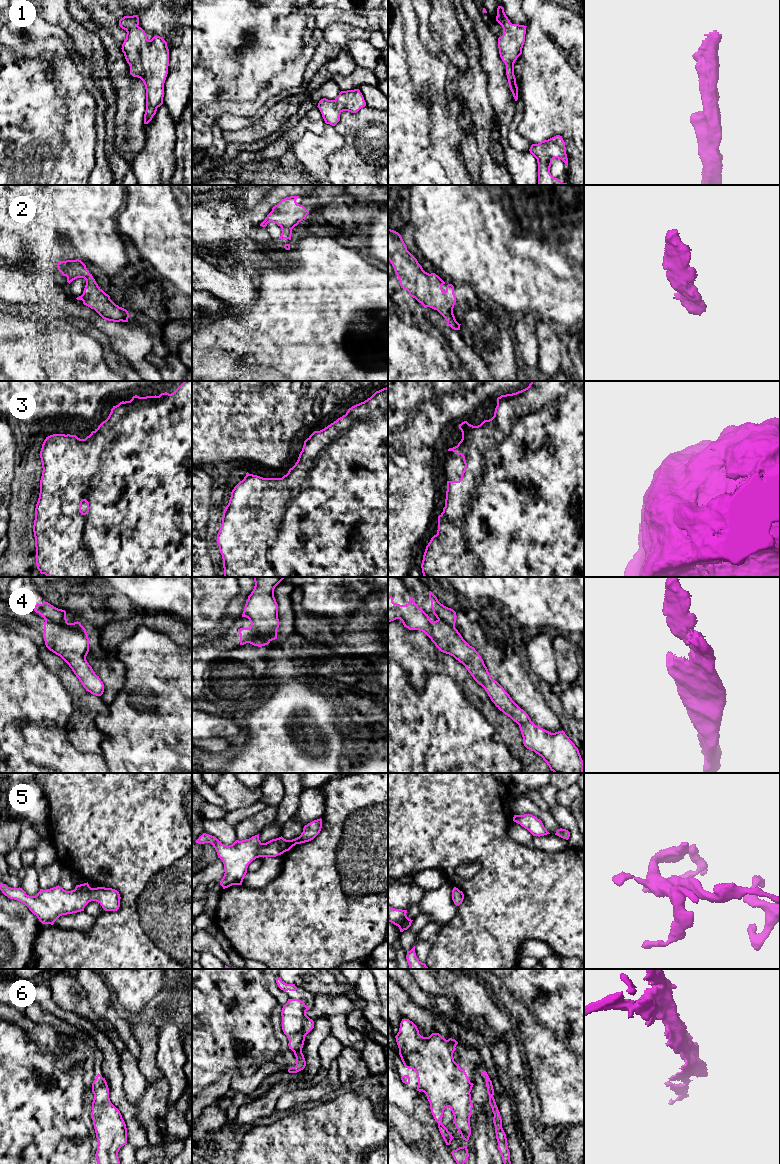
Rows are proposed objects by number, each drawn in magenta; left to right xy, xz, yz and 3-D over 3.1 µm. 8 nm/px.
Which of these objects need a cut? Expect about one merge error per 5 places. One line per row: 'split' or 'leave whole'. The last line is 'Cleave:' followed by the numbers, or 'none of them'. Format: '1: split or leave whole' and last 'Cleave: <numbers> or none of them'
1: leave whole
2: leave whole
3: leave whole
4: split
5: leave whole
6: leave whole
Cleave: 4

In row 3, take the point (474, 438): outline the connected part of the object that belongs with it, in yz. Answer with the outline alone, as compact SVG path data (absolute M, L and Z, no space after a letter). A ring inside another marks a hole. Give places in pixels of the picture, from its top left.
M531 381L529 386L512 394L497 398L494 416L484 420L480 425L473 426L467 421L459 424L462 439L457 446L449 448L463 457L464 471L459 481L447 481L445 507L438 516L438 530L426 546L421 564L424 577L584 577L584 381Z

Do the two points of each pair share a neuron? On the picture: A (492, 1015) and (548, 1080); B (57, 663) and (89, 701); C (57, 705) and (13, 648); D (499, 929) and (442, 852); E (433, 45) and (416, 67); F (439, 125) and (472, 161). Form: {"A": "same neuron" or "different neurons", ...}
{"A": "different neurons", "B": "same neuron", "C": "same neuron", "D": "same neuron", "E": "different neurons", "F": "different neurons"}

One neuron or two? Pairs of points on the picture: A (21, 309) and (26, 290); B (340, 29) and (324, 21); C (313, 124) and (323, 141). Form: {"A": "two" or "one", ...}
{"A": "two", "B": "two", "C": "two"}

